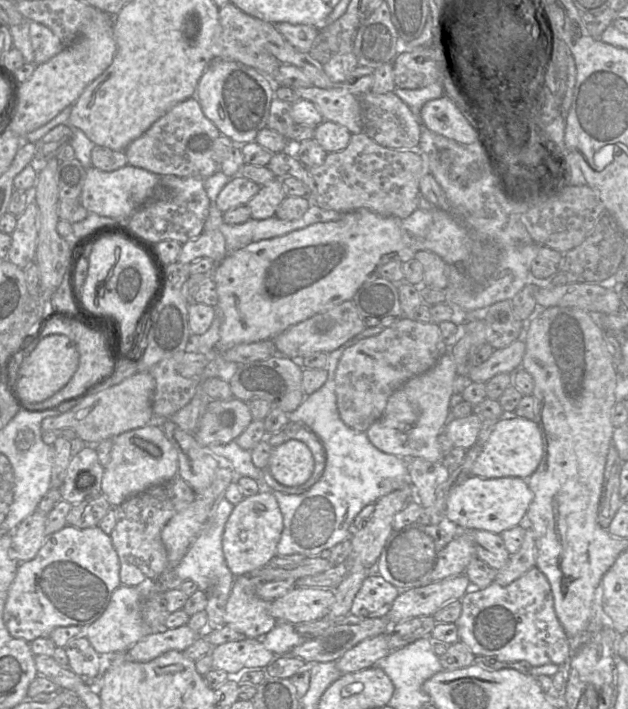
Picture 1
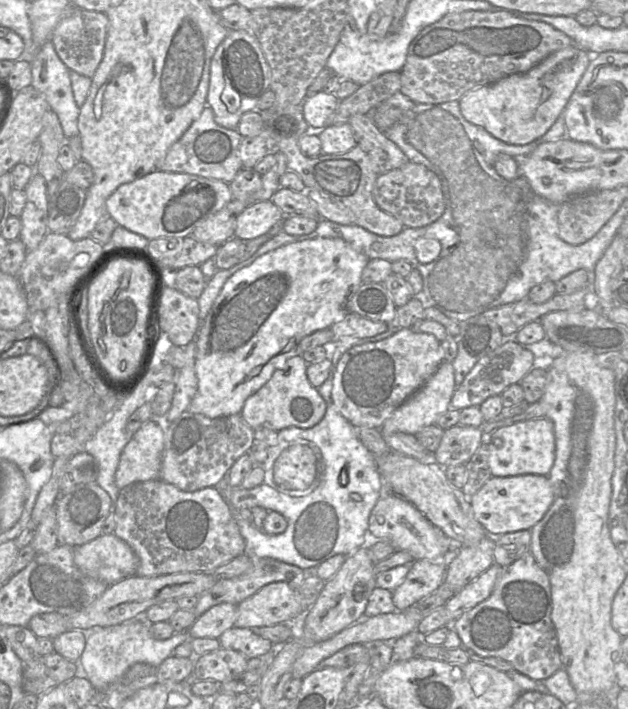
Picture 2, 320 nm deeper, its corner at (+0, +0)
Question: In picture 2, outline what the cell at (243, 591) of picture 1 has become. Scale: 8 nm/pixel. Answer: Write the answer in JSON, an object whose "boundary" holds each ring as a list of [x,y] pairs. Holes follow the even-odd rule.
{"boundary":[[[233,626],[218,638],[222,648],[243,653],[248,659],[270,651],[273,643],[255,634],[250,628]]]}

